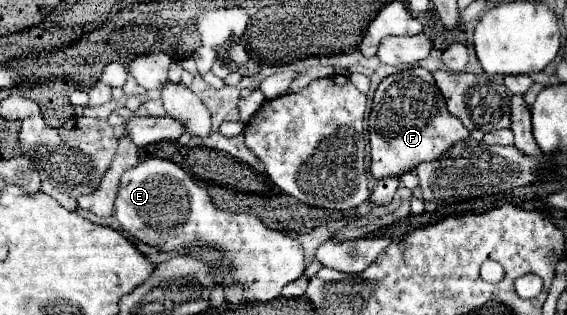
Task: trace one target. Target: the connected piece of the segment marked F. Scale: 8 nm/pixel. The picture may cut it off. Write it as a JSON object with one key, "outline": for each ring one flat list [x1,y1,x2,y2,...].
{"outline":[[408,68,408,70,396,72,380,82,380,86,376,88,376,94,374,94,374,102,372,102,368,132,370,132,370,148,372,148,372,152,370,152,370,156,372,156,370,176,374,180,392,178,392,176,402,178,404,174,414,172,416,166,422,162,440,160,454,144,464,142,470,136,468,128,446,110,444,96,436,88,432,72,426,68]]}

